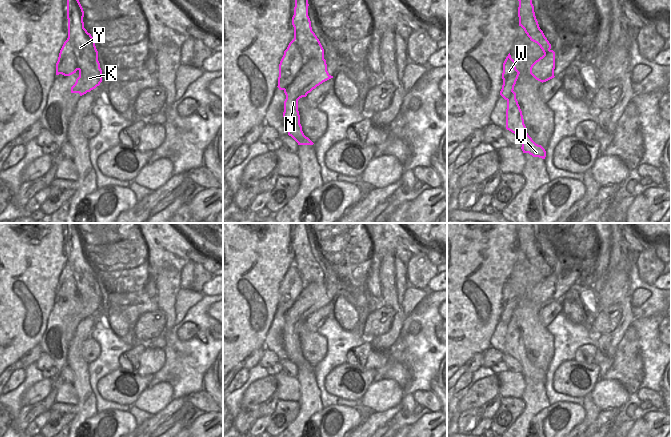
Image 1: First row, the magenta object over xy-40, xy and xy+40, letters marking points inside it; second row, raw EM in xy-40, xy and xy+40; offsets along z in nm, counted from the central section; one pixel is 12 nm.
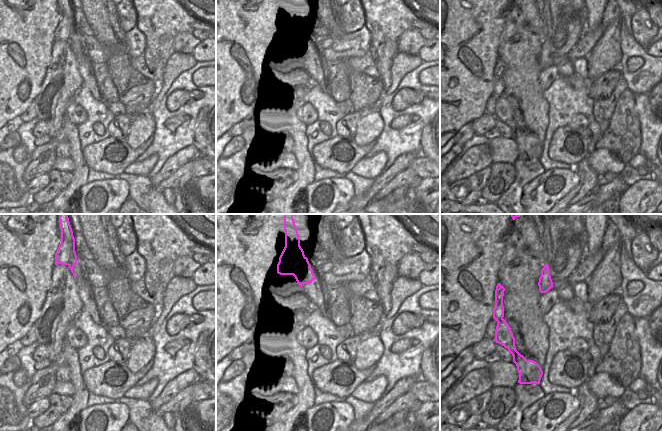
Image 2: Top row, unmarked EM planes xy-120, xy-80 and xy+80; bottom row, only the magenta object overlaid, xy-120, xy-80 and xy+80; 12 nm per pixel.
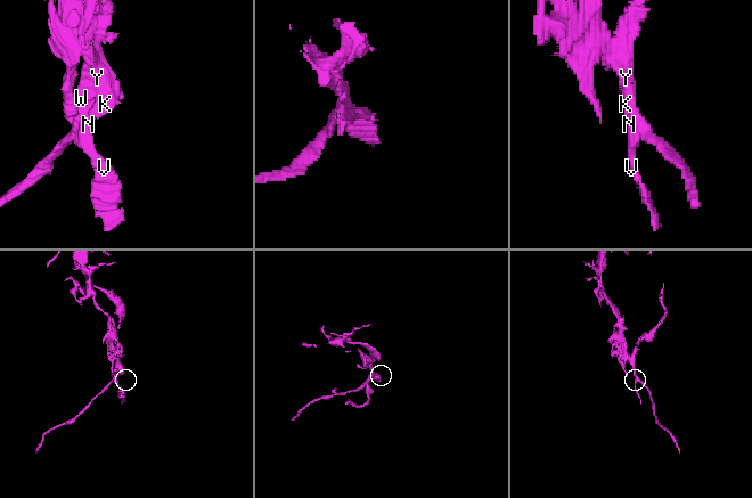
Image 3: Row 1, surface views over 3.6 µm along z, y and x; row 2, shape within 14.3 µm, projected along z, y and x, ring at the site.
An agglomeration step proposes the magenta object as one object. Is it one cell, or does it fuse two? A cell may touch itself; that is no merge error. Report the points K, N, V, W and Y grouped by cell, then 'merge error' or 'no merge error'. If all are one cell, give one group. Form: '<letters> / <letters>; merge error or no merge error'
K N V / W Y; merge error

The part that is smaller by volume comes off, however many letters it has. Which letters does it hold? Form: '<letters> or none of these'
K, N, V

